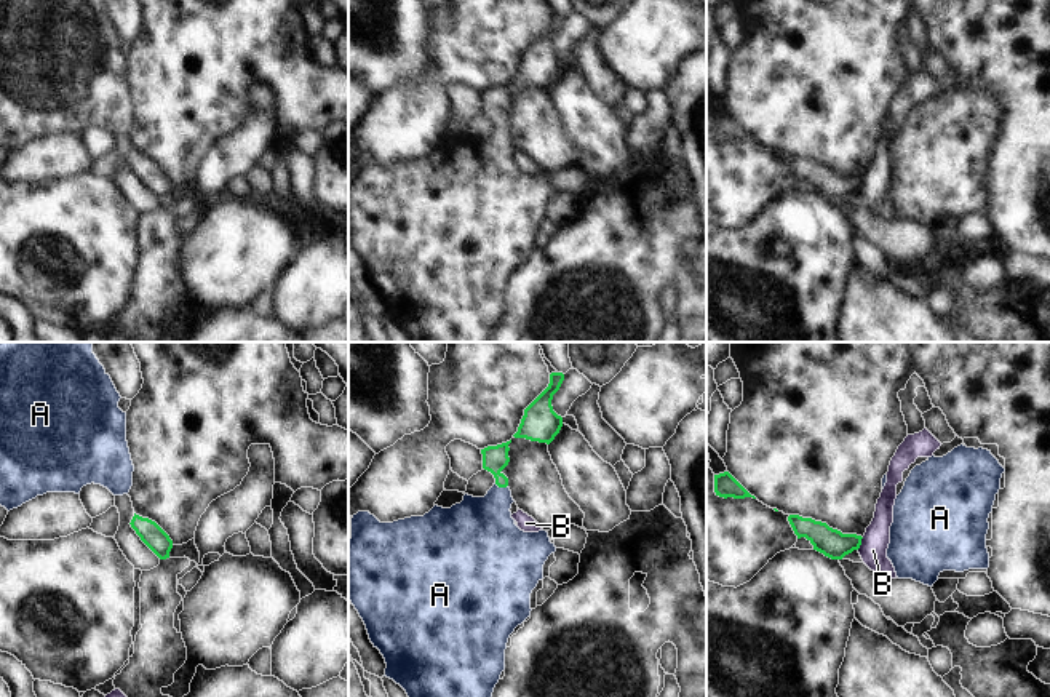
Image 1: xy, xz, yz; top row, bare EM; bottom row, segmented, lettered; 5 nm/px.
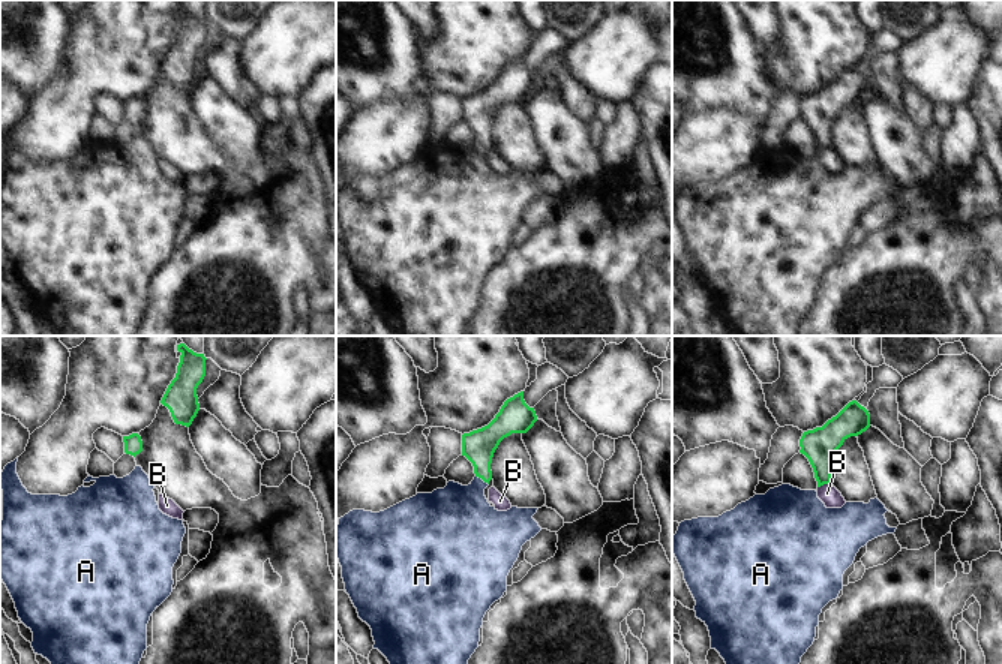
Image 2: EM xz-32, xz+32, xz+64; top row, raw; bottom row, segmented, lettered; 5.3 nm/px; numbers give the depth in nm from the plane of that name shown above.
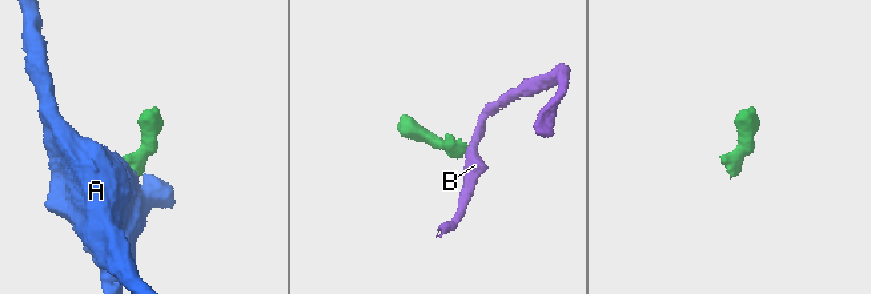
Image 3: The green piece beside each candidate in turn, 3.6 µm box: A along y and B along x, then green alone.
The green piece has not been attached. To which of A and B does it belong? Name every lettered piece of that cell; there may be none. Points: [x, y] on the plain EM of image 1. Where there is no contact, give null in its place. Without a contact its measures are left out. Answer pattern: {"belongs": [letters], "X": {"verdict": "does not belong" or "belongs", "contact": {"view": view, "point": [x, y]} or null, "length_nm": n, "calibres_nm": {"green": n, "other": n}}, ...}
{"belongs": ["A"], "A": {"verdict": "belongs", "contact": {"view": "xz", "point": [501, 128]}, "length_nm": 70, "calibres_nm": {"green": 130, "other": 360}}, "B": {"verdict": "does not belong", "contact": {"view": "yz", "point": [860, 186]}, "length_nm": 70, "calibres_nm": {"green": 140, "other": 140}}}

